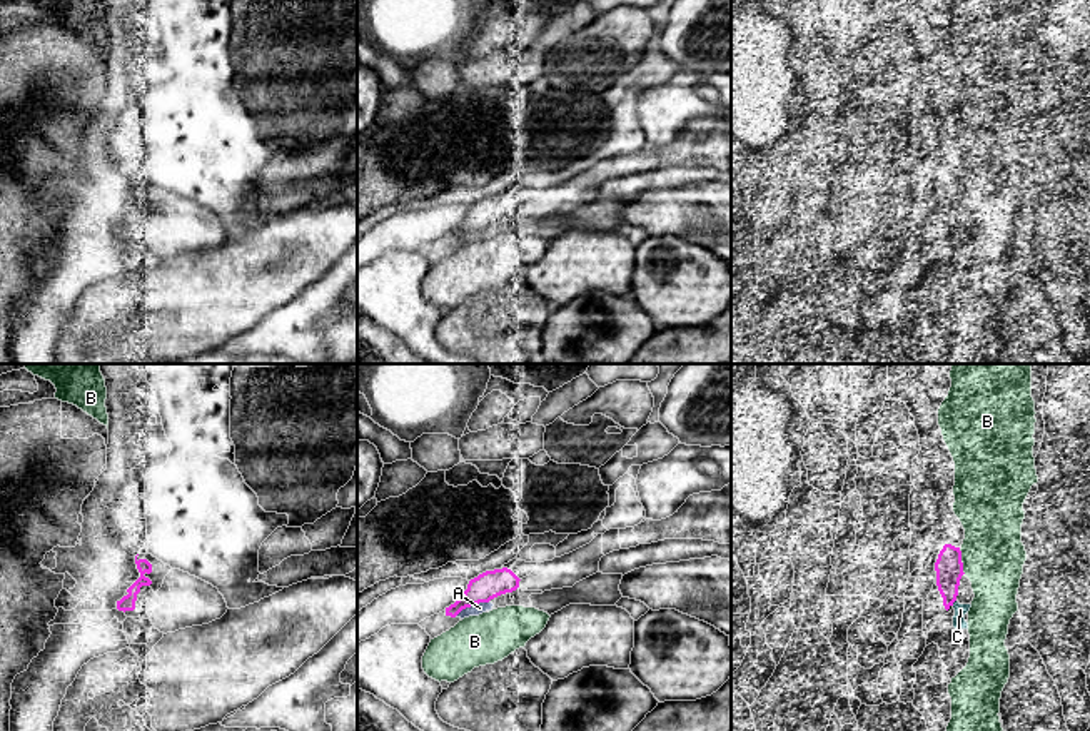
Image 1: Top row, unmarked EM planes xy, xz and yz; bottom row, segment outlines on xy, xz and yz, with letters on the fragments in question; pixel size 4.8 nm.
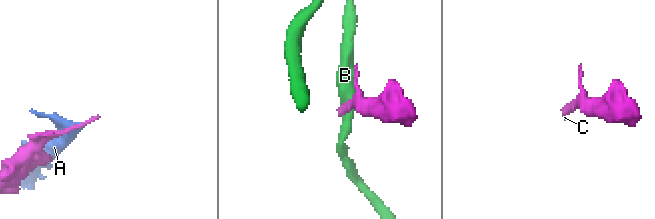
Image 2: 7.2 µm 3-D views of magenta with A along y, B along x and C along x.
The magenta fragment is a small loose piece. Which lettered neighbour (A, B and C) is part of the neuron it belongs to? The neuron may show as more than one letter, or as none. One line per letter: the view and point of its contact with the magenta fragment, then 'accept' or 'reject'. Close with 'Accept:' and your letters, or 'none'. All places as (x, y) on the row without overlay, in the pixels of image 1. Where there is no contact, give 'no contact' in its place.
A: xz (471, 231) | reject
B: yz (960, 187) | reject
C: yz (953, 227) | reject
Accept: none

